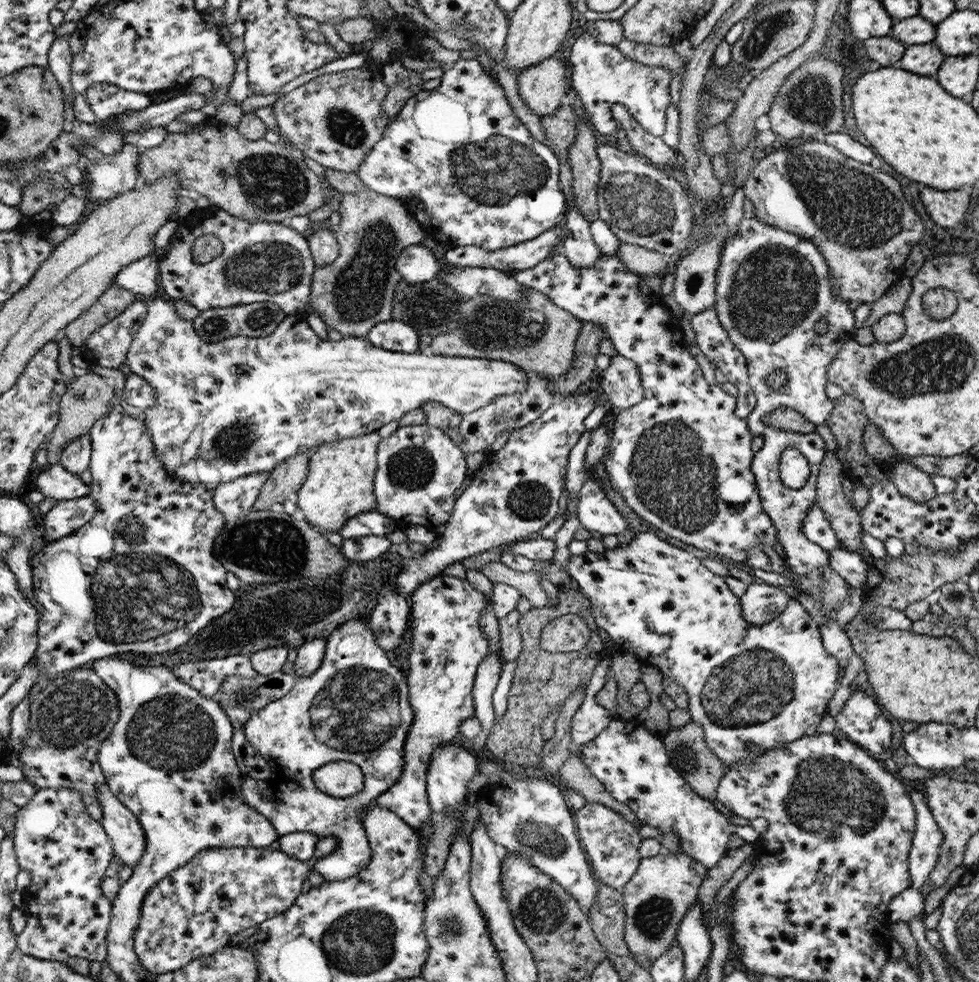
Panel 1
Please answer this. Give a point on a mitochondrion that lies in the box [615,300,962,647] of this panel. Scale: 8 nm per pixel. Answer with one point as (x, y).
(675, 479)

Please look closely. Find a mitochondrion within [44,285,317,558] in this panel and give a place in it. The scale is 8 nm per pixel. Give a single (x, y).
(234, 442)

